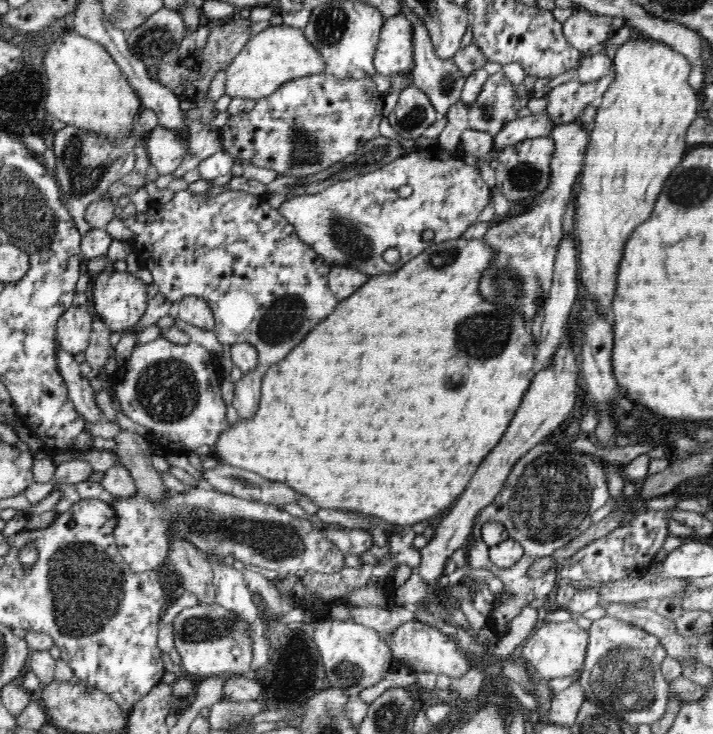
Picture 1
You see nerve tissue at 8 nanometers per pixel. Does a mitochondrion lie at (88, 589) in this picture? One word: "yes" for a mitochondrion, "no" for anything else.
yes

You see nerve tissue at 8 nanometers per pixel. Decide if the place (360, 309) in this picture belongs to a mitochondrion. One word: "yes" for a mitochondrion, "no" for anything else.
no

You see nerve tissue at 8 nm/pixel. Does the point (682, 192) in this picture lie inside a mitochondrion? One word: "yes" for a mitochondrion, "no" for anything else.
yes

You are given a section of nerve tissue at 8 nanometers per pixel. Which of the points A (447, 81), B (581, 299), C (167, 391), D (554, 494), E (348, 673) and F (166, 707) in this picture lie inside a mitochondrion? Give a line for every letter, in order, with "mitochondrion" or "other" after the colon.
A: mitochondrion
B: other
C: mitochondrion
D: mitochondrion
E: mitochondrion
F: other

